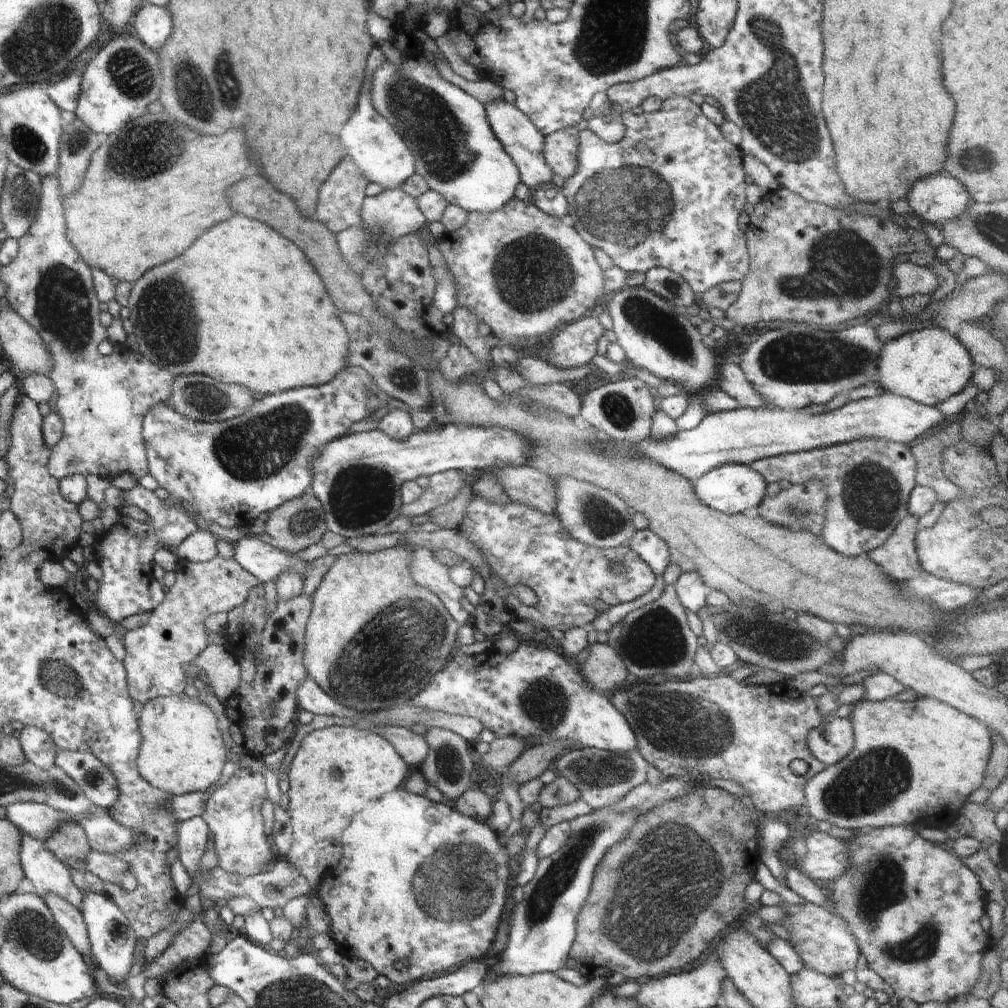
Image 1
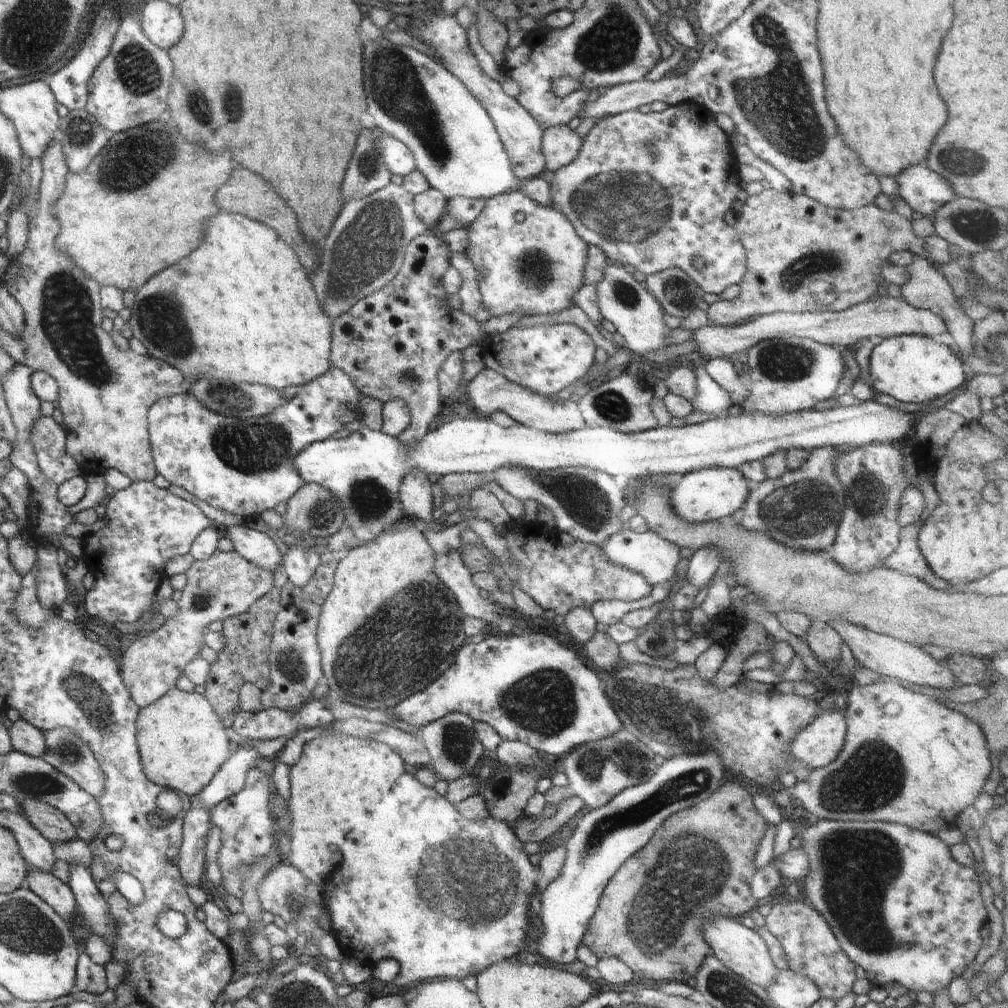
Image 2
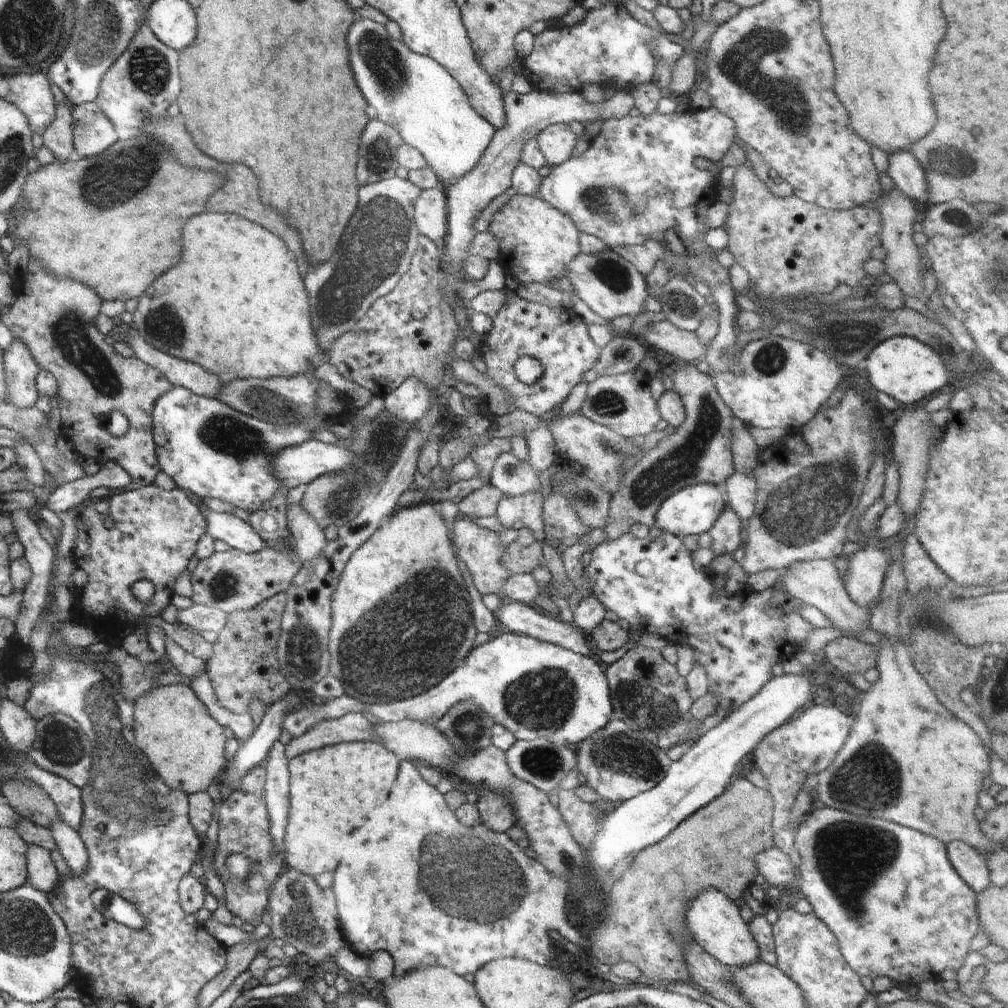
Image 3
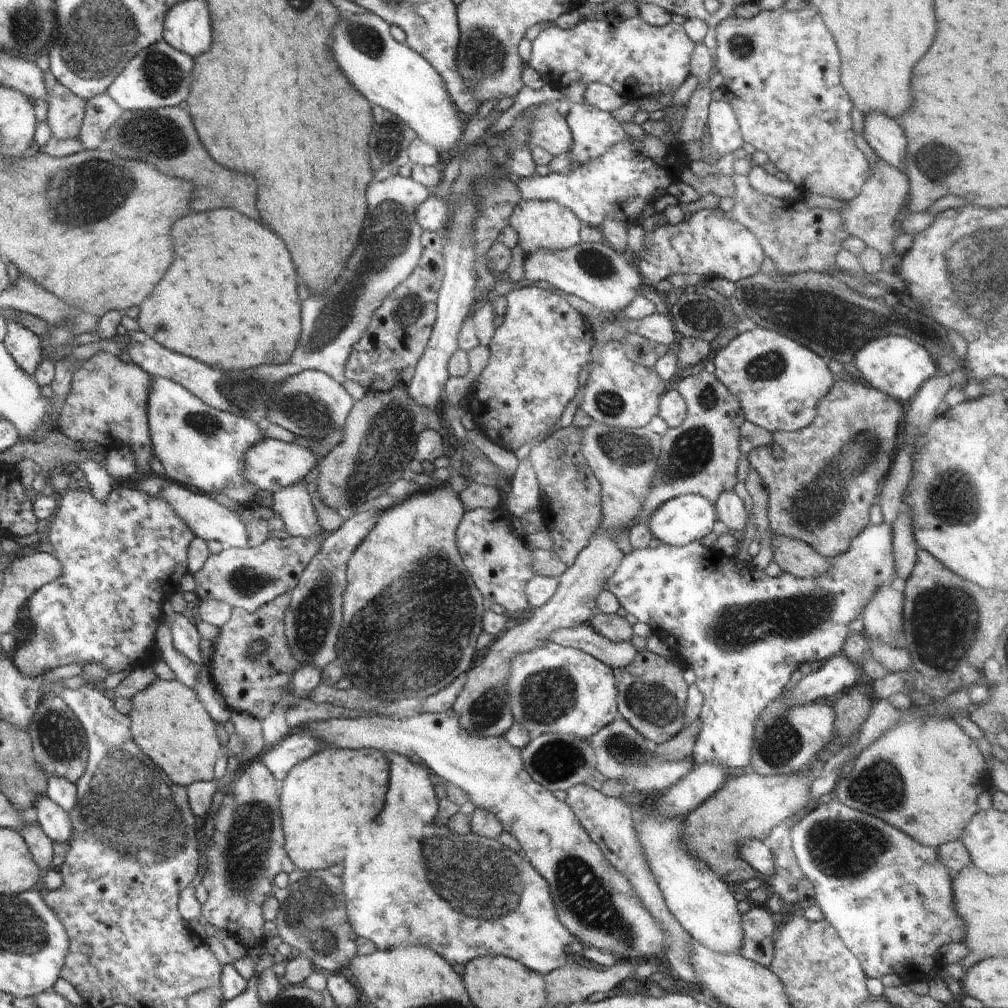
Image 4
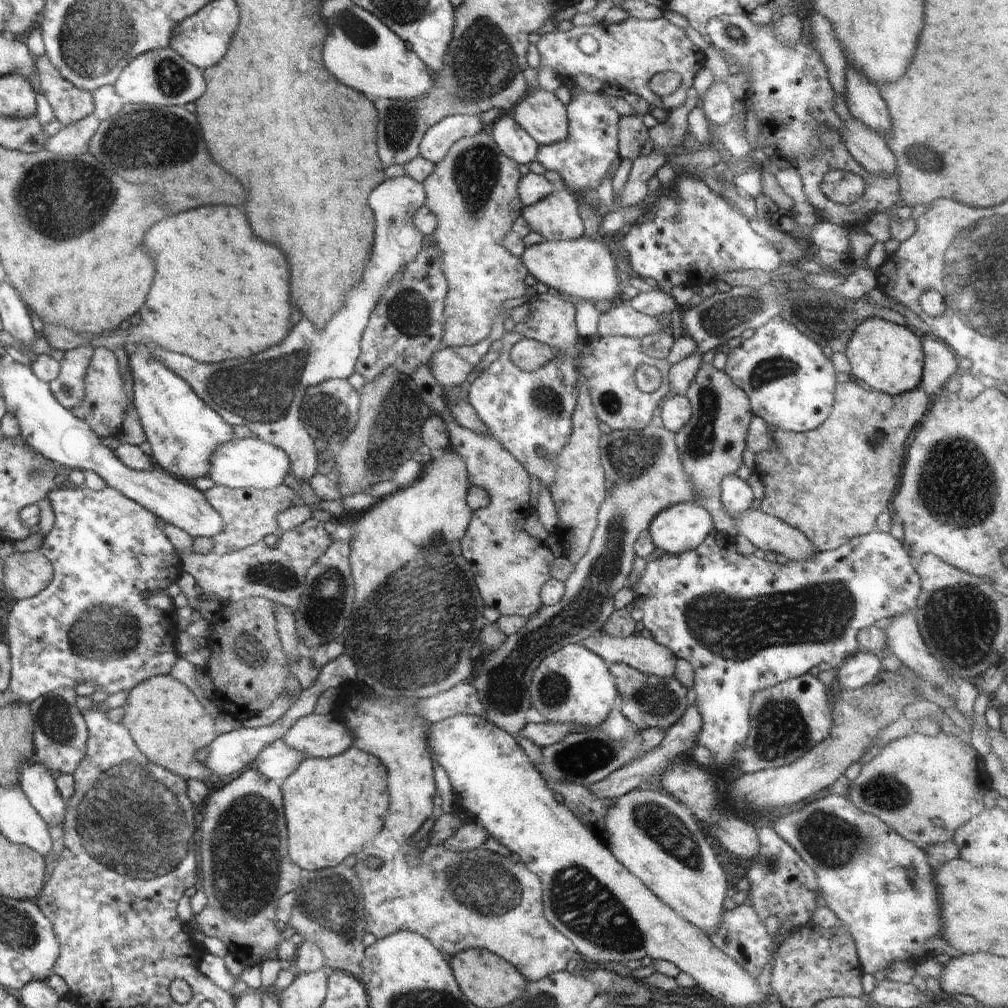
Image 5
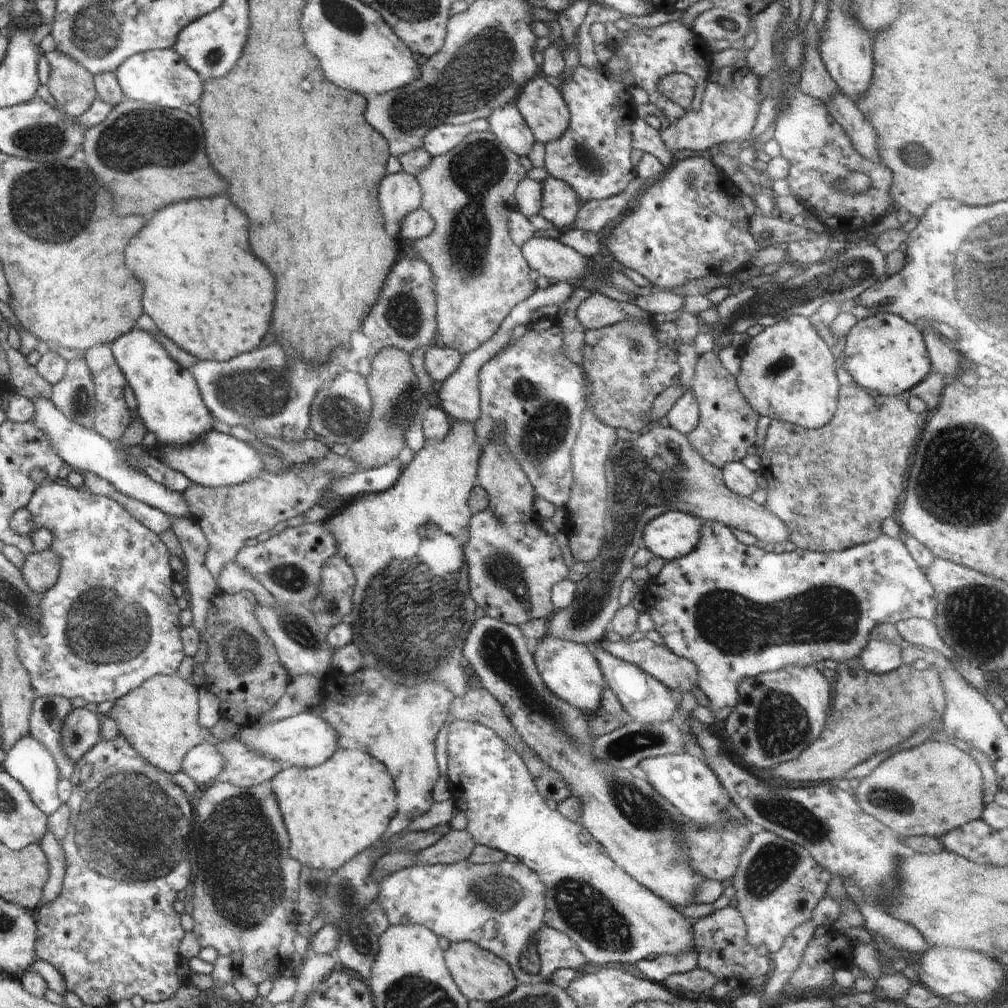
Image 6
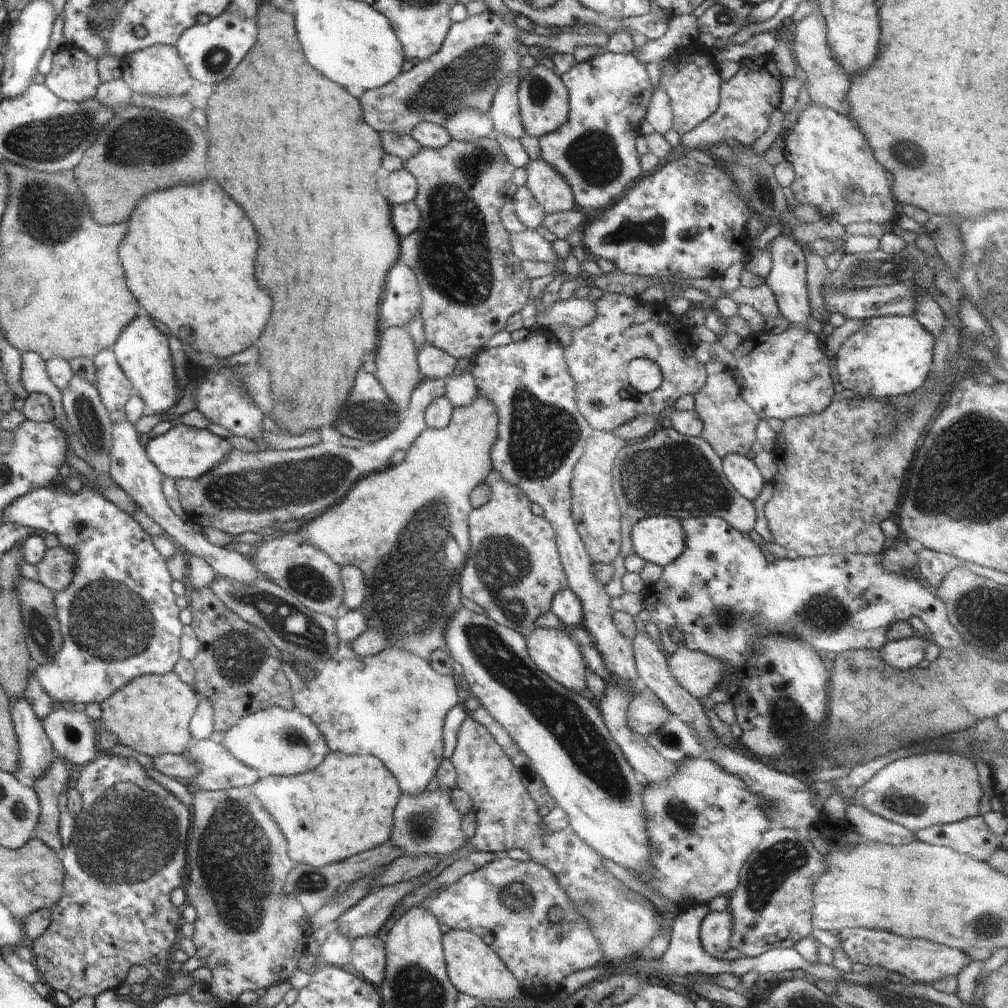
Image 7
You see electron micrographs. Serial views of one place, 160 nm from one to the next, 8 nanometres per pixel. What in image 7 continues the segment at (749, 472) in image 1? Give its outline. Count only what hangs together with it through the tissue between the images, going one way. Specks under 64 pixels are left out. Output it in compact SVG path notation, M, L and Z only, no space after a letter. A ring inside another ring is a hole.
M662 515L647 516L633 523L631 540L640 558L662 567L674 562L687 548L681 521Z

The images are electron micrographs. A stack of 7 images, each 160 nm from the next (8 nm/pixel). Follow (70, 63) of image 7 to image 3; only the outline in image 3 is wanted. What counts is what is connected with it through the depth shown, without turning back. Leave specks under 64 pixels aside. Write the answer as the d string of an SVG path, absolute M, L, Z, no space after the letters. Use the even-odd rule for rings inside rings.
M70 102L55 104L55 120L41 134L44 148L54 154L55 162L66 162L74 157L75 146L72 140L72 110Z

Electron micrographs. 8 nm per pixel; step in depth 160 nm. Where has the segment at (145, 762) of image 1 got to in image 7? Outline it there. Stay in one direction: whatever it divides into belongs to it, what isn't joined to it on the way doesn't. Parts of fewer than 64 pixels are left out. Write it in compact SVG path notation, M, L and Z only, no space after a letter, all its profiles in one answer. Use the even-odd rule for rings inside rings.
M174 671L159 675L147 674L132 679L127 686L114 692L100 703L102 715L99 721L101 730L117 736L117 742L130 746L132 750L154 758L163 754L180 755L194 741L189 731L189 722L197 709L198 696L192 688L182 681Z

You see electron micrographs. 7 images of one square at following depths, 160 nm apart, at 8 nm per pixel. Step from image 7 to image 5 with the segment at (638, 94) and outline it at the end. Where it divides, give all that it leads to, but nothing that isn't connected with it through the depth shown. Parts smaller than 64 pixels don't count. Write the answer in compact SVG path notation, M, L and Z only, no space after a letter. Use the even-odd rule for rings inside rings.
M571 88L570 103L566 105L568 134L564 140L554 144L540 145L535 160L547 170L556 170L561 176L561 183L575 195L596 191L604 178L613 178L619 156L619 122L621 114L612 106L612 97L602 90L588 92L584 89Z

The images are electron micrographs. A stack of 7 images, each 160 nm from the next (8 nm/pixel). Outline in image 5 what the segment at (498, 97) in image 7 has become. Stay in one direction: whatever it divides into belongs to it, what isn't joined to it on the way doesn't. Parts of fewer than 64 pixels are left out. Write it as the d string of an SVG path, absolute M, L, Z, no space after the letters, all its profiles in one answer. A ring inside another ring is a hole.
M505 113L493 122L492 138L499 149L519 165L527 165L537 157L539 144L516 121Z

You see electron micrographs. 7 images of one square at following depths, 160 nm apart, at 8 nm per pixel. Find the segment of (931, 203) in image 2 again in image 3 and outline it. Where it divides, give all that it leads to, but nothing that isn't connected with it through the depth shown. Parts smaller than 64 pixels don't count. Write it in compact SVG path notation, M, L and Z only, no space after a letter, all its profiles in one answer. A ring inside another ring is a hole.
M909 149L894 151L888 155L887 174L894 187L900 189L917 205L928 205L927 180L916 157Z

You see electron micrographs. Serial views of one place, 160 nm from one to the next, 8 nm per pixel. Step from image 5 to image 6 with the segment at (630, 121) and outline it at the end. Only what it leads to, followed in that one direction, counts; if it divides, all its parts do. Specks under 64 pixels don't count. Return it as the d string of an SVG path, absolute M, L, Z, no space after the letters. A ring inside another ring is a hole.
M643 119L634 120L630 128L632 136L632 148L642 150L644 153L650 153L655 156L664 167L670 168L672 163L672 153L666 146L664 140L660 138L660 131L654 130L652 126L648 126Z

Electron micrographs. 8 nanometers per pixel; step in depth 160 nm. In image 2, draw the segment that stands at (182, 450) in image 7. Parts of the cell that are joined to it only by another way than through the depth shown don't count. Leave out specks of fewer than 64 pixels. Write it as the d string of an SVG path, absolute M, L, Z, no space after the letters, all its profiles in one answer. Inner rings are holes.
M864 401L860 406L834 407L820 411L802 410L799 413L786 413L781 417L763 415L759 412L746 413L737 417L714 418L701 424L672 427L670 425L648 429L639 433L623 433L608 427L588 427L571 433L553 434L543 430L526 426L521 422L512 427L497 425L490 418L459 418L455 416L450 422L440 426L437 430L428 431L418 444L408 447L403 445L397 437L373 431L362 426L359 431L349 434L343 439L324 439L310 443L303 448L293 460L293 467L303 483L316 483L326 487L338 497L343 508L344 526L350 527L360 540L376 538L381 532L389 531L400 520L406 518L399 499L401 480L413 468L428 474L438 474L443 477L450 473L490 473L508 463L516 463L522 467L537 471L551 471L564 467L588 467L598 469L610 476L628 476L629 479L646 477L649 475L670 475L682 478L686 473L702 468L732 467L740 468L747 462L761 461L762 458L789 448L814 450L829 447L862 447L866 444L881 443L893 440L905 442L914 432L914 422L910 422L912 414L897 408L881 405L877 401Z

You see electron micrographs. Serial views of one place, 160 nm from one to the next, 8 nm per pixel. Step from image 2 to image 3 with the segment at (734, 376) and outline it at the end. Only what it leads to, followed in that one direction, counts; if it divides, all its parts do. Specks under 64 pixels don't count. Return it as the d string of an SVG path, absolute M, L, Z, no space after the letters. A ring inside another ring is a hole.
M691 107L670 115L654 111L646 117L627 115L620 119L606 119L602 122L600 134L590 142L588 150L576 158L571 157L556 165L552 172L542 179L540 188L536 192L537 198L544 200L558 212L566 214L574 222L579 233L586 232L600 238L608 250L614 251L614 248L624 245L643 245L647 240L654 239L664 250L664 256L665 253L670 253L676 261L675 264L663 261L669 272L673 274L686 272L685 274L690 274L698 282L708 285L709 302L715 309L713 321L717 327L717 334L710 342L710 352L704 358L711 374L726 372L731 365L727 356L739 353L740 345L736 340L734 325L740 309L731 286L731 268L721 266L718 260L707 260L706 264L702 265L698 257L700 247L697 247L697 235L709 230L705 222L705 211L719 200L718 188L721 184L718 178L713 177L710 170L698 168L696 164L720 163L734 143L735 135L734 122L726 114L712 107L708 109Z

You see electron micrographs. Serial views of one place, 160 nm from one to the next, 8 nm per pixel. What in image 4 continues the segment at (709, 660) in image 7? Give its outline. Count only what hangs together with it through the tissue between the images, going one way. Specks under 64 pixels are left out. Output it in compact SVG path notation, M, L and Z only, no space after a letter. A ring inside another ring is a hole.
M590 624L559 630L549 640L563 647L583 650L590 656L600 659L611 669L628 666L639 652L642 652L638 651L631 641L612 642L609 638L598 634Z

